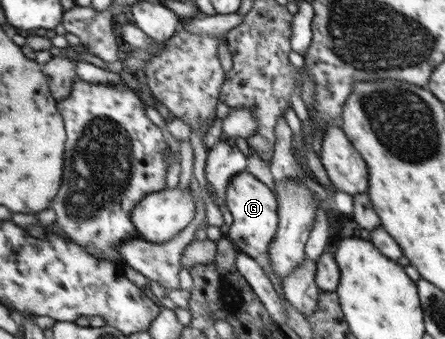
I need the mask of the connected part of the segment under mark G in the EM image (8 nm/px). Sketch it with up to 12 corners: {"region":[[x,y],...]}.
{"region":[[243,171],[229,181],[227,238],[254,260],[278,228],[276,195]]}

